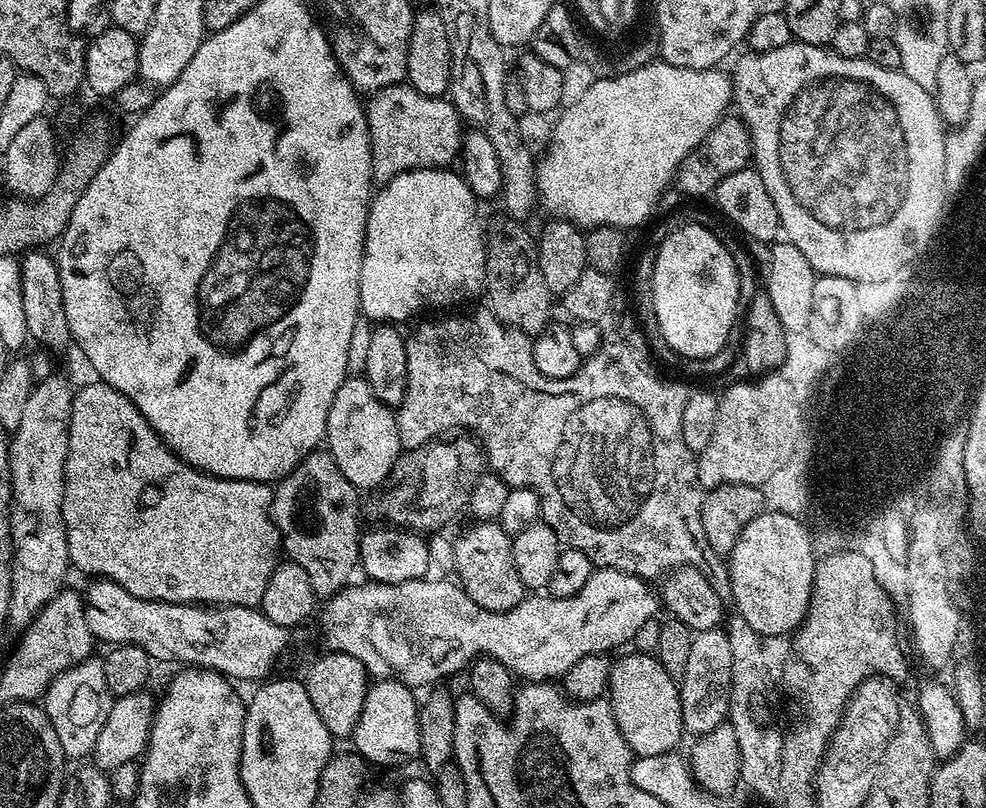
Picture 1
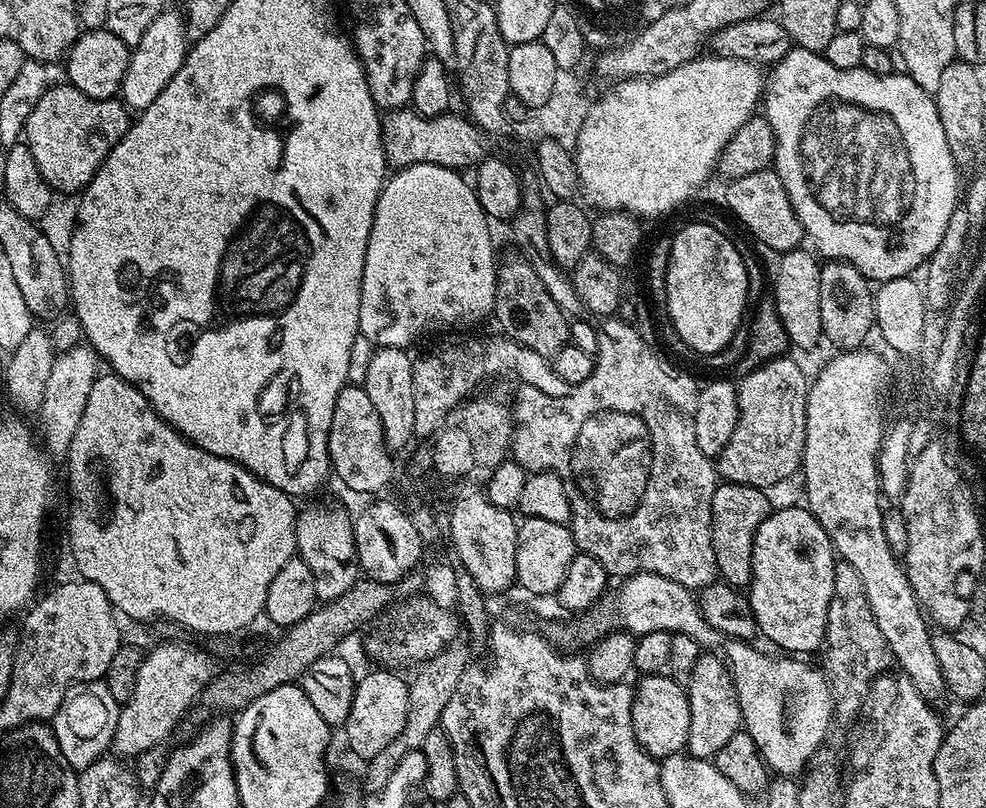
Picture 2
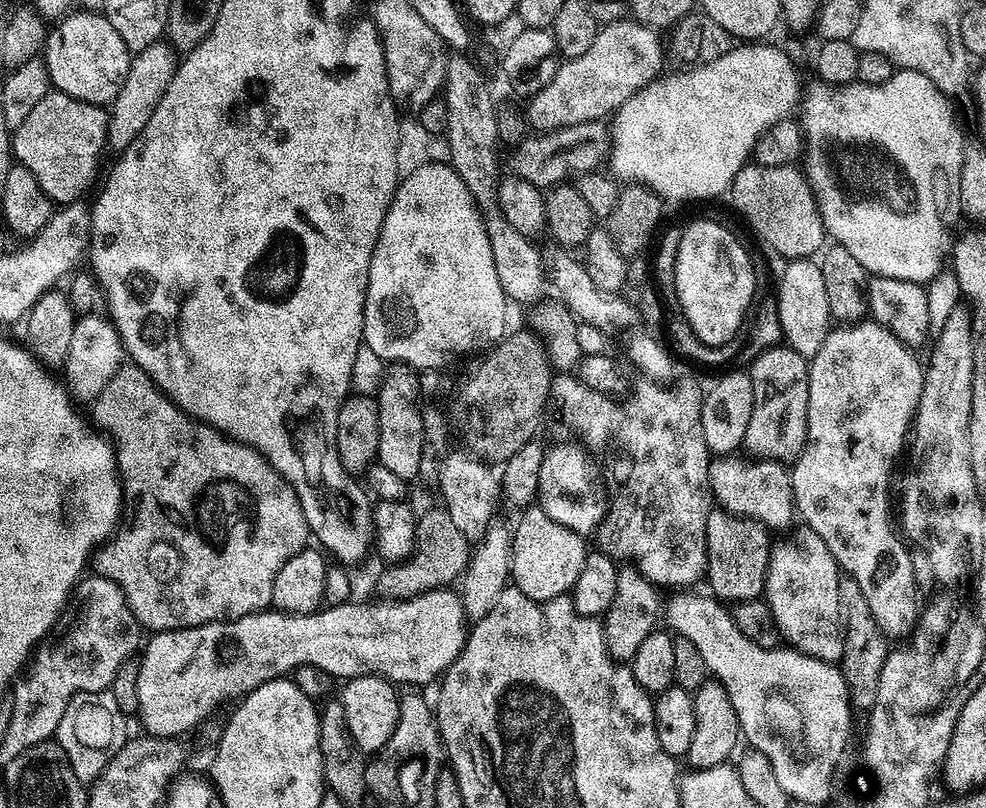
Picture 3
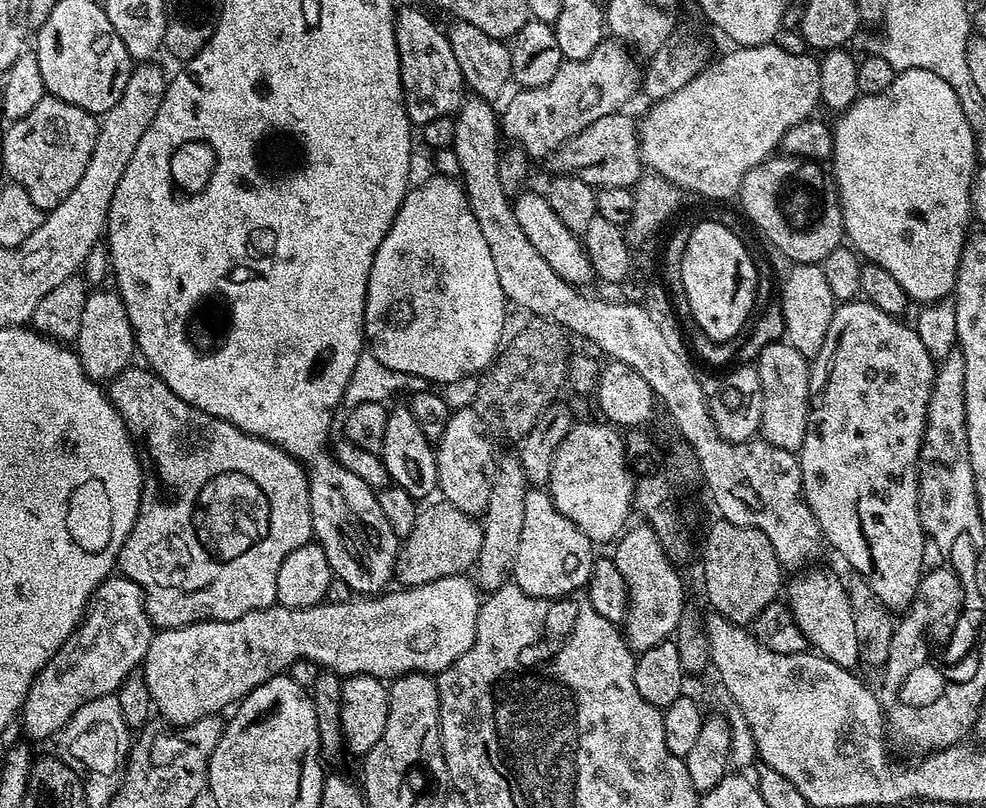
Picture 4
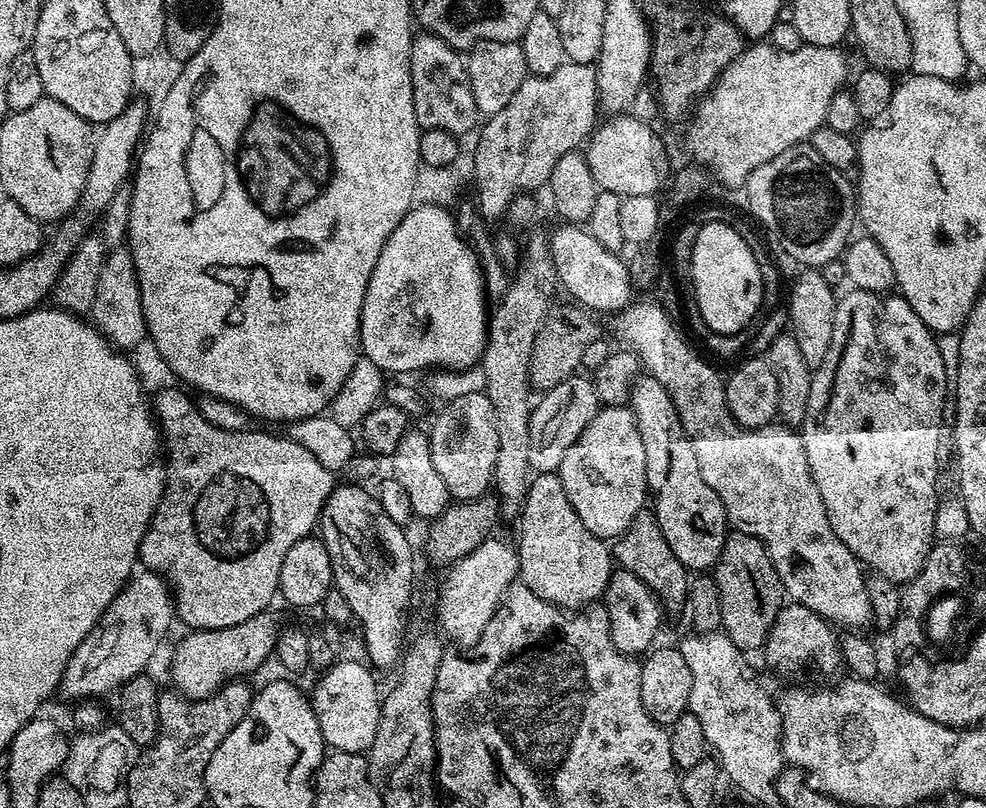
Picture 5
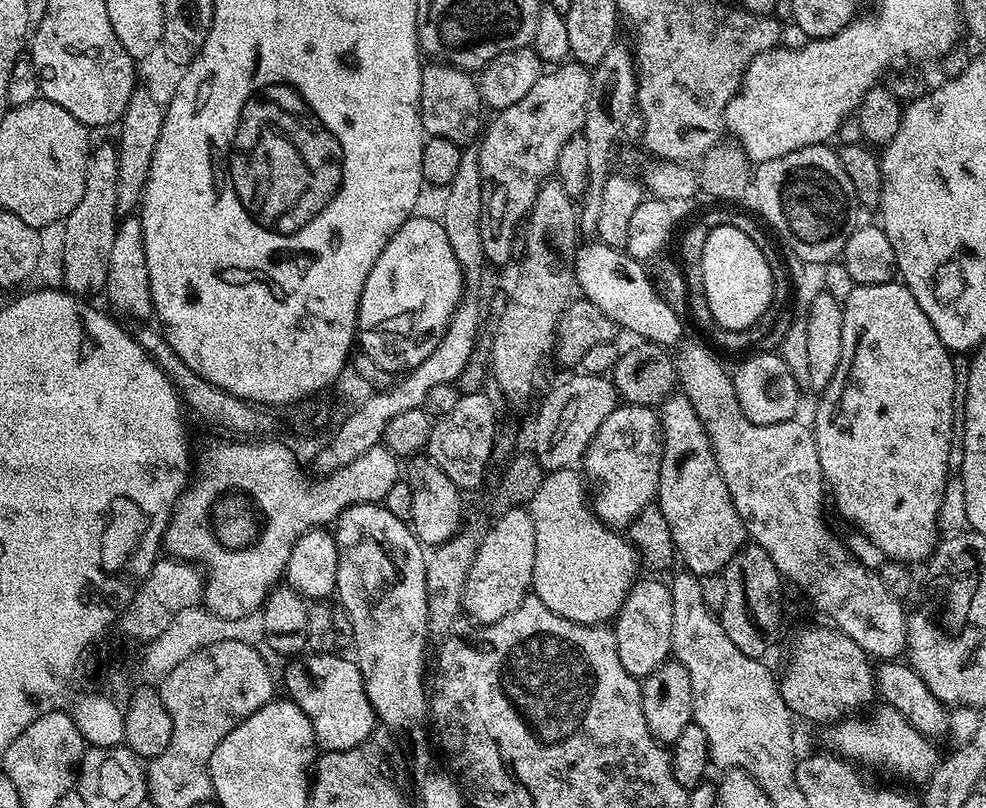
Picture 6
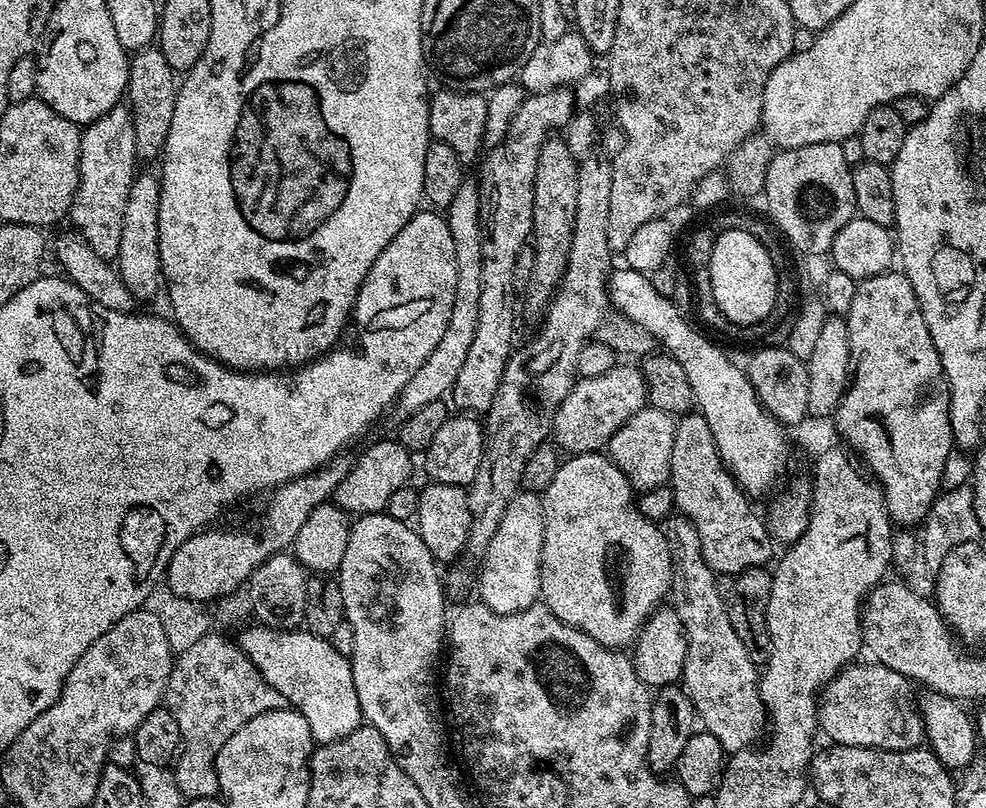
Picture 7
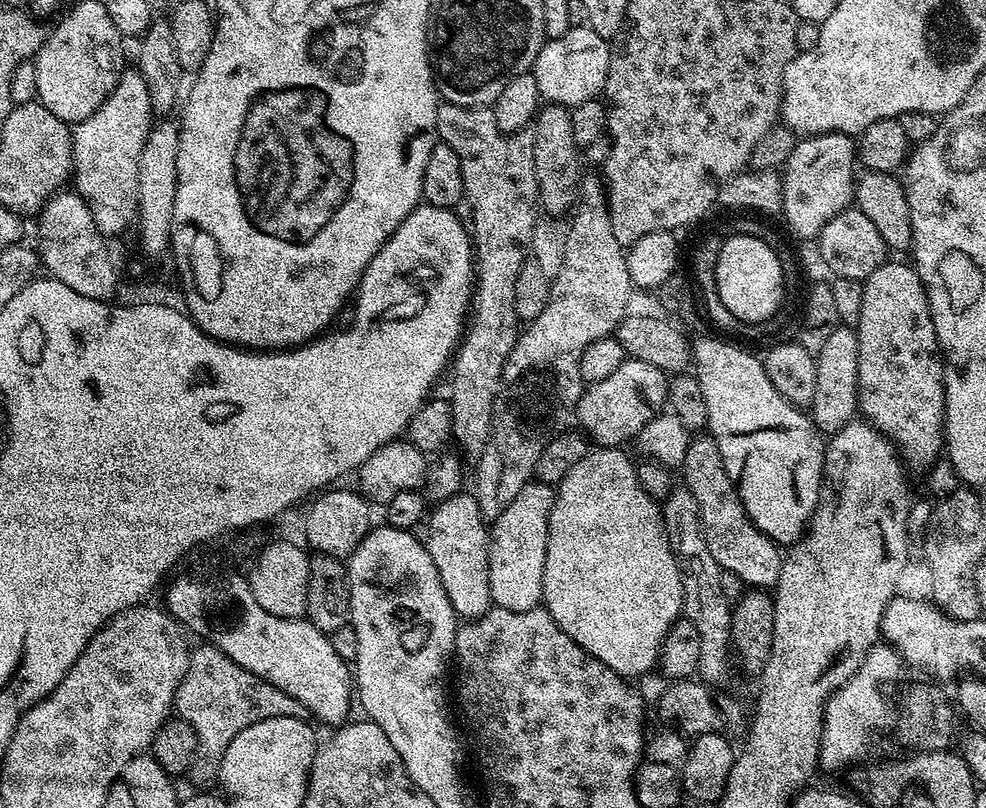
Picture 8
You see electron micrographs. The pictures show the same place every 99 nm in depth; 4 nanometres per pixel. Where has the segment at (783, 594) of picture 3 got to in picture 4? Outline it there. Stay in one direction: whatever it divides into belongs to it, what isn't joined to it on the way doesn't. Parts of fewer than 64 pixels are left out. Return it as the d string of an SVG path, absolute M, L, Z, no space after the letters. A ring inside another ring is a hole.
M815 568L793 575L796 577L789 584L787 581L786 606L792 611L794 622L798 626L798 630L802 630L805 641L819 655L843 668L855 669L857 667L855 664L861 663L858 630L854 630L856 611L852 609L845 581L831 576L828 572L823 572L820 568ZM812 570L813 572L808 572Z

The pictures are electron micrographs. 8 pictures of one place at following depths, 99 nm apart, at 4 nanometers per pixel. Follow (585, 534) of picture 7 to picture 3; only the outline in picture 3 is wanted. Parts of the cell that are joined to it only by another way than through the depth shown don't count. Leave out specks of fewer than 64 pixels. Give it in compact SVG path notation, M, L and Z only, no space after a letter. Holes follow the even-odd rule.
M529 506L519 513L520 521L512 534L512 570L511 583L526 598L535 600L552 600L556 596L571 593L578 574L582 572L586 555L585 537L574 530L566 530L550 514L546 514L538 506Z

